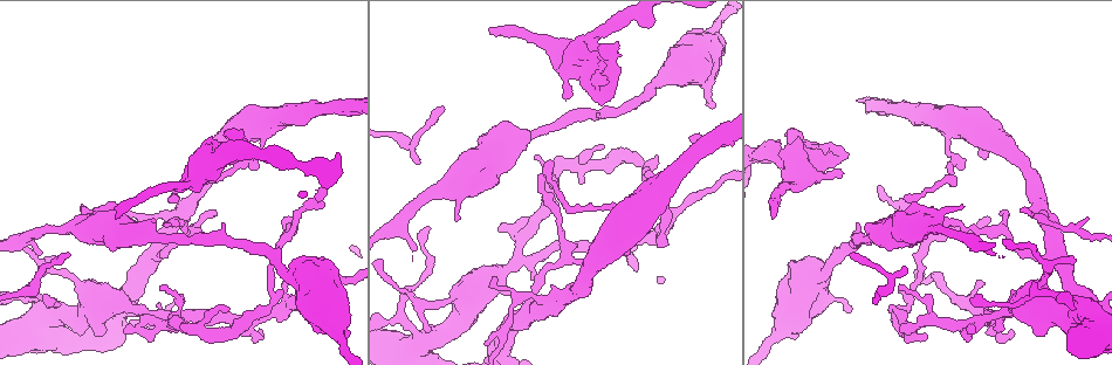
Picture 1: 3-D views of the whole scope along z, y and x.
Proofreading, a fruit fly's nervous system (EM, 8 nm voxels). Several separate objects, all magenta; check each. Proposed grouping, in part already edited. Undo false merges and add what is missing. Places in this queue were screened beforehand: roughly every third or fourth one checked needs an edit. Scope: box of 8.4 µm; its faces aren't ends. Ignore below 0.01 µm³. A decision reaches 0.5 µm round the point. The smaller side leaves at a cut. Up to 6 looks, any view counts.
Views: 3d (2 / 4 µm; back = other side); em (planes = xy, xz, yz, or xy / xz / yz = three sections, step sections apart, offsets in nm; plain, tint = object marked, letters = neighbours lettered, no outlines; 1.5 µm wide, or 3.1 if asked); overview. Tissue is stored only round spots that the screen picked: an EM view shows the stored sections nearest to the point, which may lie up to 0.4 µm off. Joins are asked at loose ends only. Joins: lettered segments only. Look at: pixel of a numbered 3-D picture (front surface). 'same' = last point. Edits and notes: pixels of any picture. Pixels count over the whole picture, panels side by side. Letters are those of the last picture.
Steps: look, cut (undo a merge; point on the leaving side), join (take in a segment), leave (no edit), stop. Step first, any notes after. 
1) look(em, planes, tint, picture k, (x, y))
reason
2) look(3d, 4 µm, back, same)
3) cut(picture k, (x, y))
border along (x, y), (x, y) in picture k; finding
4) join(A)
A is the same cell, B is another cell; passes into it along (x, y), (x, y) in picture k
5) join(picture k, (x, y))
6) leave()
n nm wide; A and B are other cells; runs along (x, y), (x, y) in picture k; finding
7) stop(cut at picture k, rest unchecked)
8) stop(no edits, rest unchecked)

look(3d, 2 µm, picture 1, (484, 343))
an open end

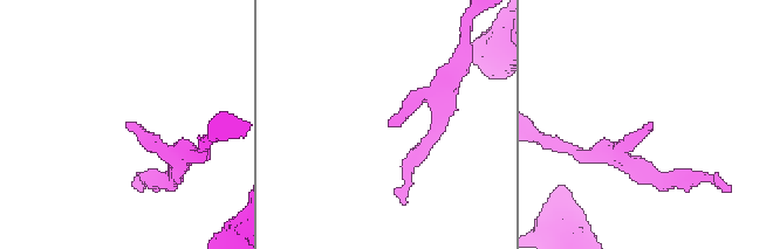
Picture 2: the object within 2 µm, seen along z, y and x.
look(em, xy, step 8, letters, picture 2, (129, 123))

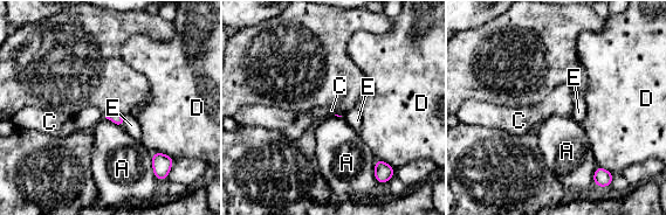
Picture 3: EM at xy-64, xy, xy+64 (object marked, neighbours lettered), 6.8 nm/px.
look(em, planes, letters, same)
another direction

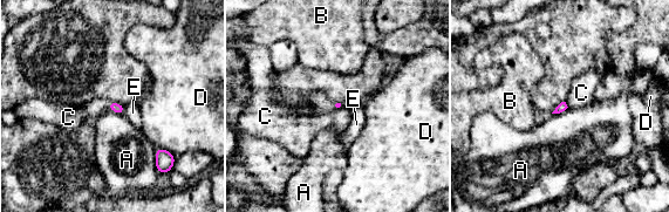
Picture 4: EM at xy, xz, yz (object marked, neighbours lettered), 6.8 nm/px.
leave()
A, B, C, D and E are other cells; border along (565, 102), (568, 107) in picture 4; no lettered segment goes on from it

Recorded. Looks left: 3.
look(em, xy, step 4, tint, picture 1, (456, 218))
an open end

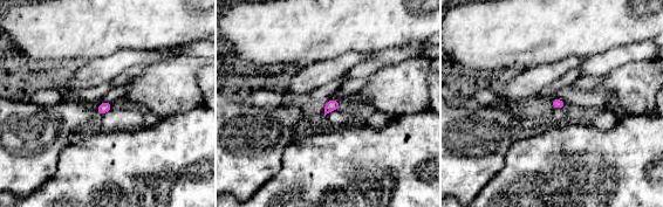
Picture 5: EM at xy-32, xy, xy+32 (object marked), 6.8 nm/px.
look(em, planes, letters, same)
another direction

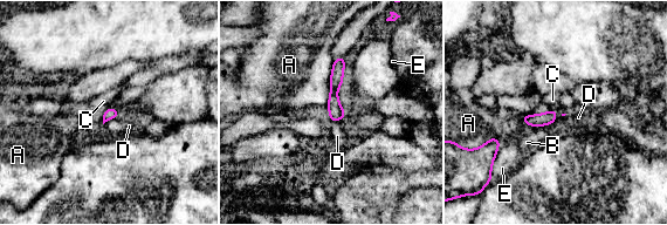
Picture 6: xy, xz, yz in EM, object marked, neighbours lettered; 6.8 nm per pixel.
leave()
D touches over 170 nm; A, B, C, D and E are other cells; none of them fits

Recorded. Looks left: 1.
look(em, planes, letters, picture 1, (899, 290))
thin end

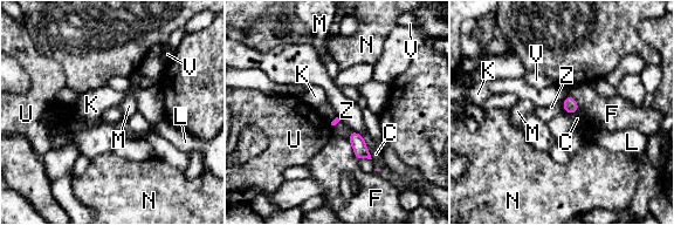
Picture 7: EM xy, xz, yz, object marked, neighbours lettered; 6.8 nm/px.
leave()
C, F, K, L, M, N, U, V and Z are other cells; border along (562, 103), (564, 110) in picture 7; no lettered segment goes on from it

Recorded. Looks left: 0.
stop(no edits, rest unchecked)

